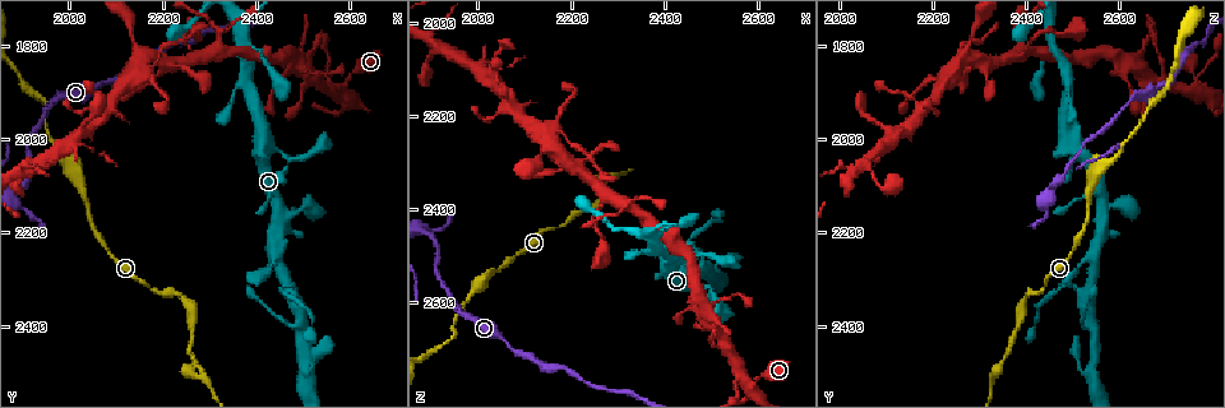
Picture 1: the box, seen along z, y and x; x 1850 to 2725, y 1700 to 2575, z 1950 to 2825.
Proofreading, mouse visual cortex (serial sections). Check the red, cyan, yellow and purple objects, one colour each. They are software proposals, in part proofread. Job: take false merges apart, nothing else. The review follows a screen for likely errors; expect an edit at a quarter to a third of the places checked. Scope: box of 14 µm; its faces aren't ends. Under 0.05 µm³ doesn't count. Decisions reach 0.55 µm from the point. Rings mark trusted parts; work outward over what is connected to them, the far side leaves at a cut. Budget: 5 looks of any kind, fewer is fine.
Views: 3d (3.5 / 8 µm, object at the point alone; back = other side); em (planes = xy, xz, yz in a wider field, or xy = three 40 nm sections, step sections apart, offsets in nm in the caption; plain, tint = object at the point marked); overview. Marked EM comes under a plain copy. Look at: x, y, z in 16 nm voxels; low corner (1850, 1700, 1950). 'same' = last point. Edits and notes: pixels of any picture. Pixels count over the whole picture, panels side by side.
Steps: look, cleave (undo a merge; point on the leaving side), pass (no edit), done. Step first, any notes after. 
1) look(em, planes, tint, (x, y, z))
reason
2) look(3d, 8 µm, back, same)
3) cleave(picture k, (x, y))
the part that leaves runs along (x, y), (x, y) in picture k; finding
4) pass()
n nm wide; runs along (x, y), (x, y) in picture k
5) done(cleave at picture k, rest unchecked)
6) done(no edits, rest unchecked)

look(3d, 3.5 µm, (2455, 2310, 2485))
sharp bend

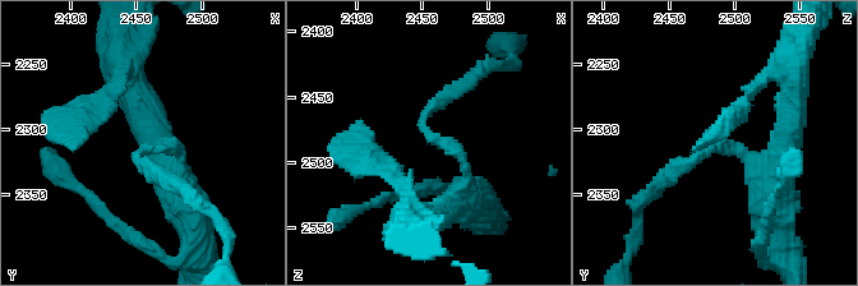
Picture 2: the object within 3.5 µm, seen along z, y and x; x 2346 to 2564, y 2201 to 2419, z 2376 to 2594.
look(em, xy, step 1, tint, (2456, 2314, 2480))
arms of 200, 200 nm; shape alone is not enough

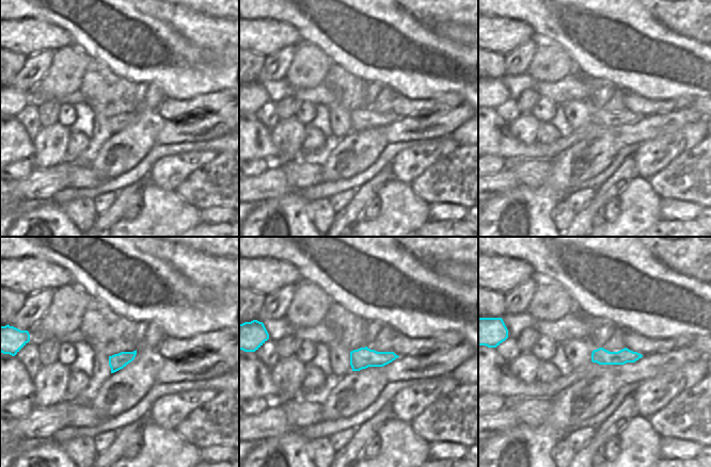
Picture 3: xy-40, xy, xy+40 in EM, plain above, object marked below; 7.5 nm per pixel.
pass()
runs along (464, 199), (460, 153), (420, 124), (464, 86) in picture 2; all the same cell

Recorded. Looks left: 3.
look(3d, 8 µm, back, (2320, 1780, 2385))

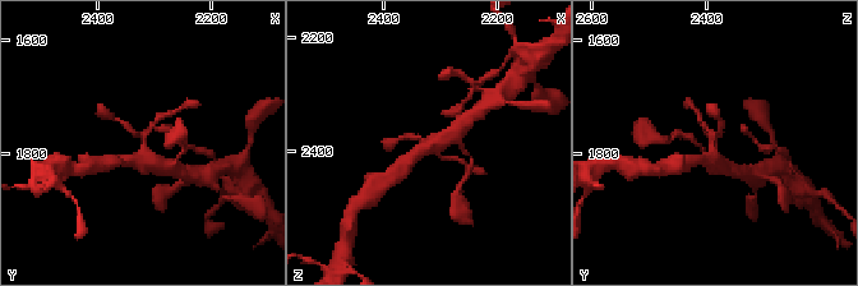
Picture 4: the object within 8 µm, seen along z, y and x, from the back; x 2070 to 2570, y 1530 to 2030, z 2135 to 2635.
look(em, xy, step 2, tint, (2320, 1780, 2390))
4 arms; arms of 150, 150, 300, 500 nm; need the tissue

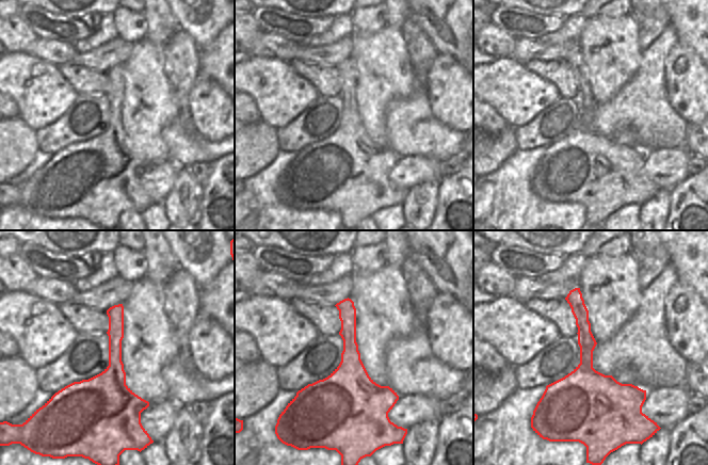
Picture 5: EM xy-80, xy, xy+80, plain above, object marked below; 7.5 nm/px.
pass()
runs along (699, 160), (711, 160), (719, 120) in picture 4; all the same cell

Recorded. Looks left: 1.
done(no edits, rest unchecked)

